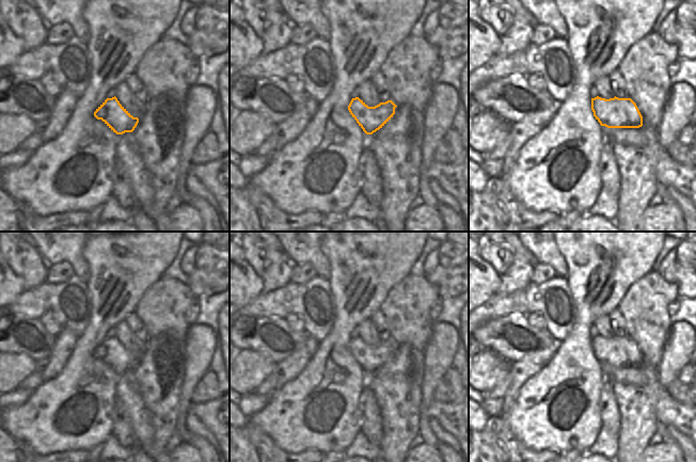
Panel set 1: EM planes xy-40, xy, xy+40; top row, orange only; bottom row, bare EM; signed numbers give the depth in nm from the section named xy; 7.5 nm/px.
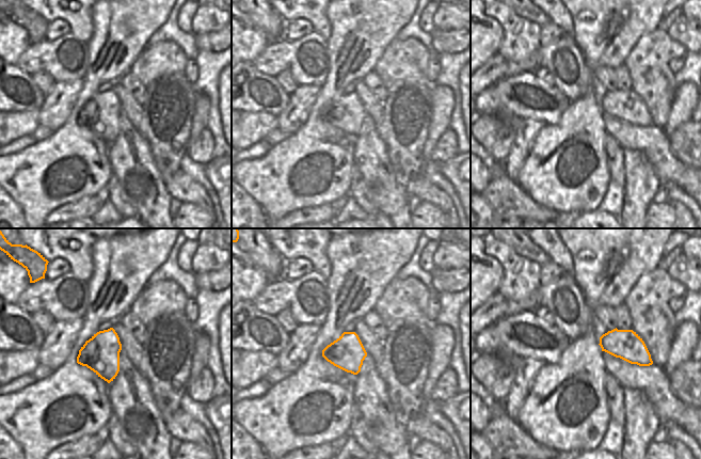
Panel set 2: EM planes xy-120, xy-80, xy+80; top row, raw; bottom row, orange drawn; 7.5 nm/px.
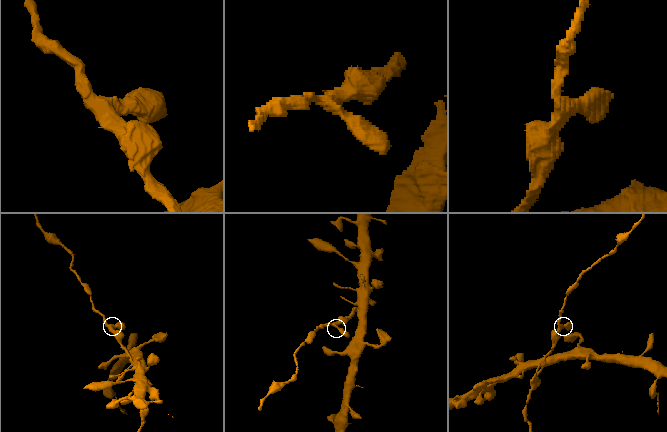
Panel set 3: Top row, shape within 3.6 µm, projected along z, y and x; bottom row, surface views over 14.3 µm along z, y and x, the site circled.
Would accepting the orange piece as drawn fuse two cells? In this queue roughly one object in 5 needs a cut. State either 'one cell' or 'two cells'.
one cell

